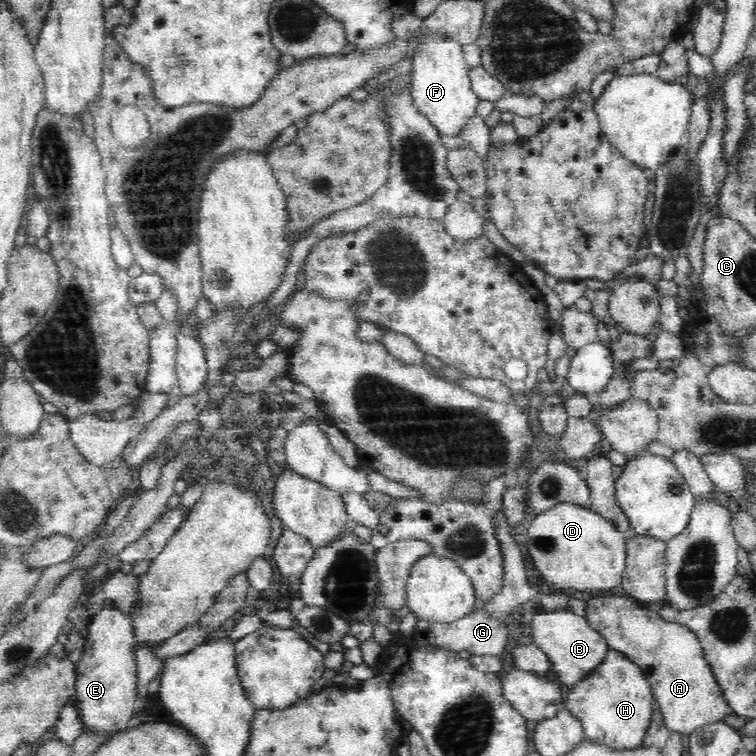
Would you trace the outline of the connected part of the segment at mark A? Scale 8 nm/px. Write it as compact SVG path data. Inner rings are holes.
M600 591L585 603L588 624L607 640L609 648L623 652L642 669L670 730L688 735L696 728L724 722L724 718L735 714L704 656L698 635L685 624L666 620L659 611L649 610L646 604L625 595L608 596Z

